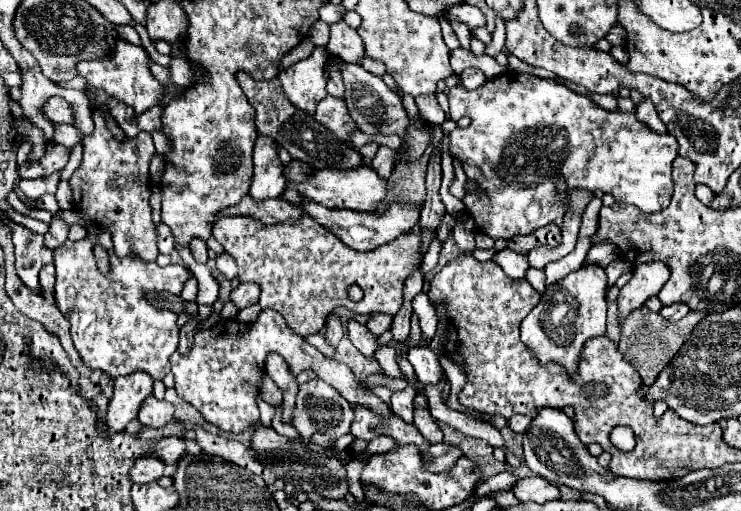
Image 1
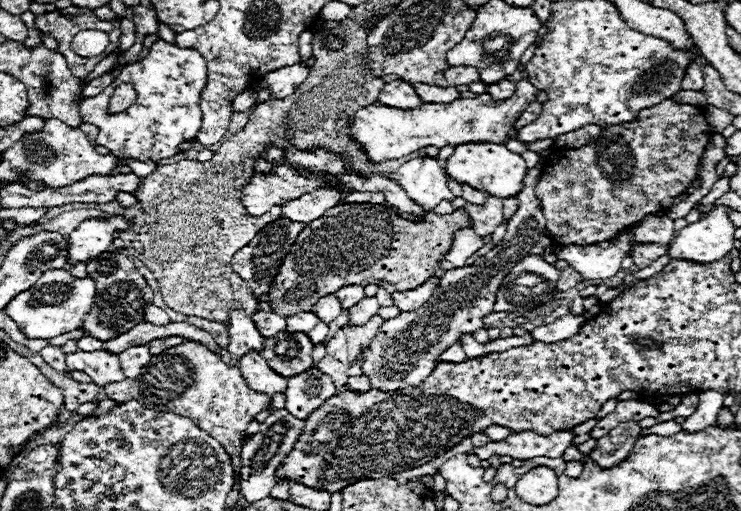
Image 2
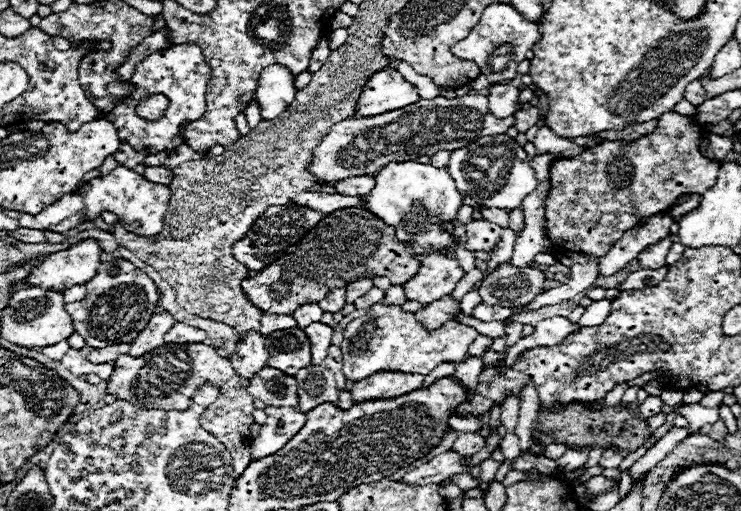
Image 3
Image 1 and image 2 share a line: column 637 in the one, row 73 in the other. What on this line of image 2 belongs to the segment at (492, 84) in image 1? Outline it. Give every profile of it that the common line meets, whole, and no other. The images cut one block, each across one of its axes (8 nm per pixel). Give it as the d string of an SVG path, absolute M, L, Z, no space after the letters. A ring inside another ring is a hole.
M158 40L152 44L146 58L124 66L108 90L94 98L84 98L84 102L80 102L80 116L84 122L96 124L100 128L96 144L108 148L108 152L114 156L134 158L140 162L158 162L162 158L174 156L182 142L196 138L202 124L202 112L198 106L200 92L206 86L206 80L208 66L200 52ZM120 84L132 84L136 90L136 100L128 110L120 114L108 114L110 96Z

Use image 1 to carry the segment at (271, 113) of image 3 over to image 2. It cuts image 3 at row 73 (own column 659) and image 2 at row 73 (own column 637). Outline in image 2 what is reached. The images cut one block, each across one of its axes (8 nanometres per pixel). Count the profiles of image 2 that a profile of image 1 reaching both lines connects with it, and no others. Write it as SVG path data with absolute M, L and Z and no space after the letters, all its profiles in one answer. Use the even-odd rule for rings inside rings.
M302 62L300 64L294 64L294 66L286 66L286 68L280 68L280 70L274 70L274 72L268 72L260 78L260 86L268 86L272 90L272 96L274 98L284 98L284 96L290 96L308 76L308 70Z

